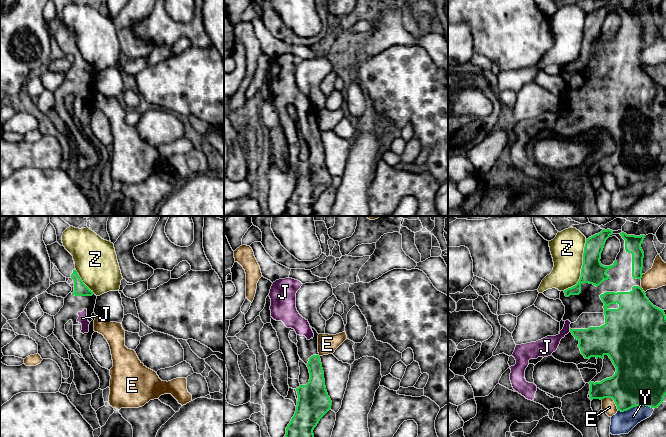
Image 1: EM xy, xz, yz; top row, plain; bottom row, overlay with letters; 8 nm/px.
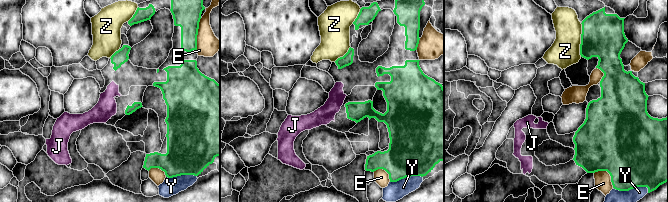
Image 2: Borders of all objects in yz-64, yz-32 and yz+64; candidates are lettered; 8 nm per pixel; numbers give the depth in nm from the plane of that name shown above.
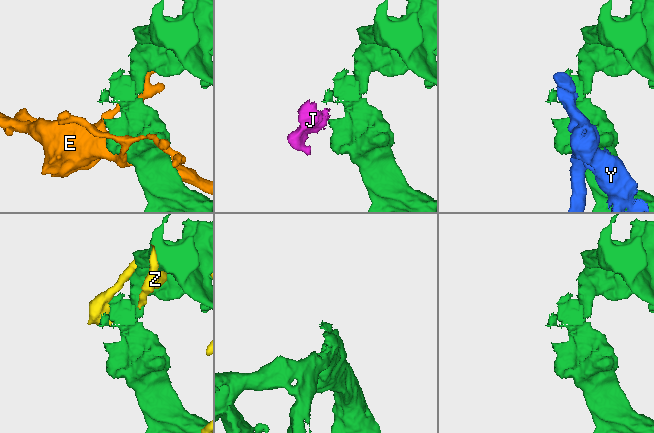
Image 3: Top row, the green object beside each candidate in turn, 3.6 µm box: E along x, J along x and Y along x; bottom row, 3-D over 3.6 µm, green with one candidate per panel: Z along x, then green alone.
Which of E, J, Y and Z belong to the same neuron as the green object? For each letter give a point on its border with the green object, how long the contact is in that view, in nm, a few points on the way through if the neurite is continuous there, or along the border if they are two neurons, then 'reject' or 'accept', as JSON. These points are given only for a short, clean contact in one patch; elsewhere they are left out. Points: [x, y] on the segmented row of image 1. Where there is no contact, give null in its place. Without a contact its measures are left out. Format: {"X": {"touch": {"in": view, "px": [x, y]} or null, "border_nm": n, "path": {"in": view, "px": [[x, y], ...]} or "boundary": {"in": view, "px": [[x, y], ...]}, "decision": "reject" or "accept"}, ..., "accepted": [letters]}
{"E": {"touch": {"in": "yz", "px": [612, 398]}, "border_nm": 170, "decision": "reject"}, "J": {"touch": {"in": "yz", "px": [570, 330]}, "border_nm": 30, "path": {"in": "yz", "px": [[596, 342], [570, 330], [545, 347]]}, "decision": "accept"}, "Y": {"touch": {"in": "yz", "px": [635, 406]}, "border_nm": 280, "decision": "reject"}, "Z": {"touch": {"in": "yz", "px": [582, 268]}, "border_nm": 460, "decision": "reject"}, "accepted": ["J"]}

